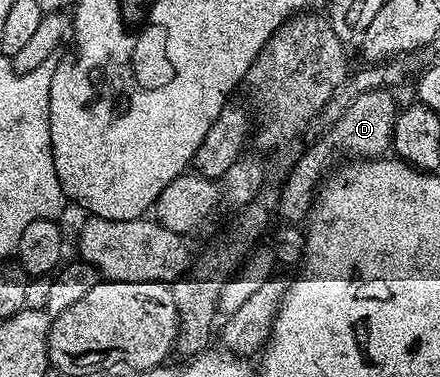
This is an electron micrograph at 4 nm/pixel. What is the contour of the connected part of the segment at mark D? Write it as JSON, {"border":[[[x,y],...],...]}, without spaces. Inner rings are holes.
{"border":[[[372,89],[356,93],[346,107],[331,125],[330,129],[298,159],[291,169],[284,187],[279,190],[277,214],[280,213],[285,222],[303,222],[312,209],[316,188],[323,177],[333,168],[332,163],[344,153],[346,157],[381,158],[393,146],[395,117],[398,104],[391,90]]]}

